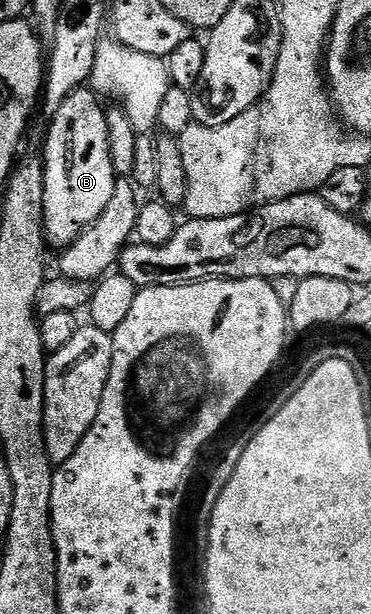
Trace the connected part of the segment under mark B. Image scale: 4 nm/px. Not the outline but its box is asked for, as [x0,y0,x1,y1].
[42,88,116,251]

